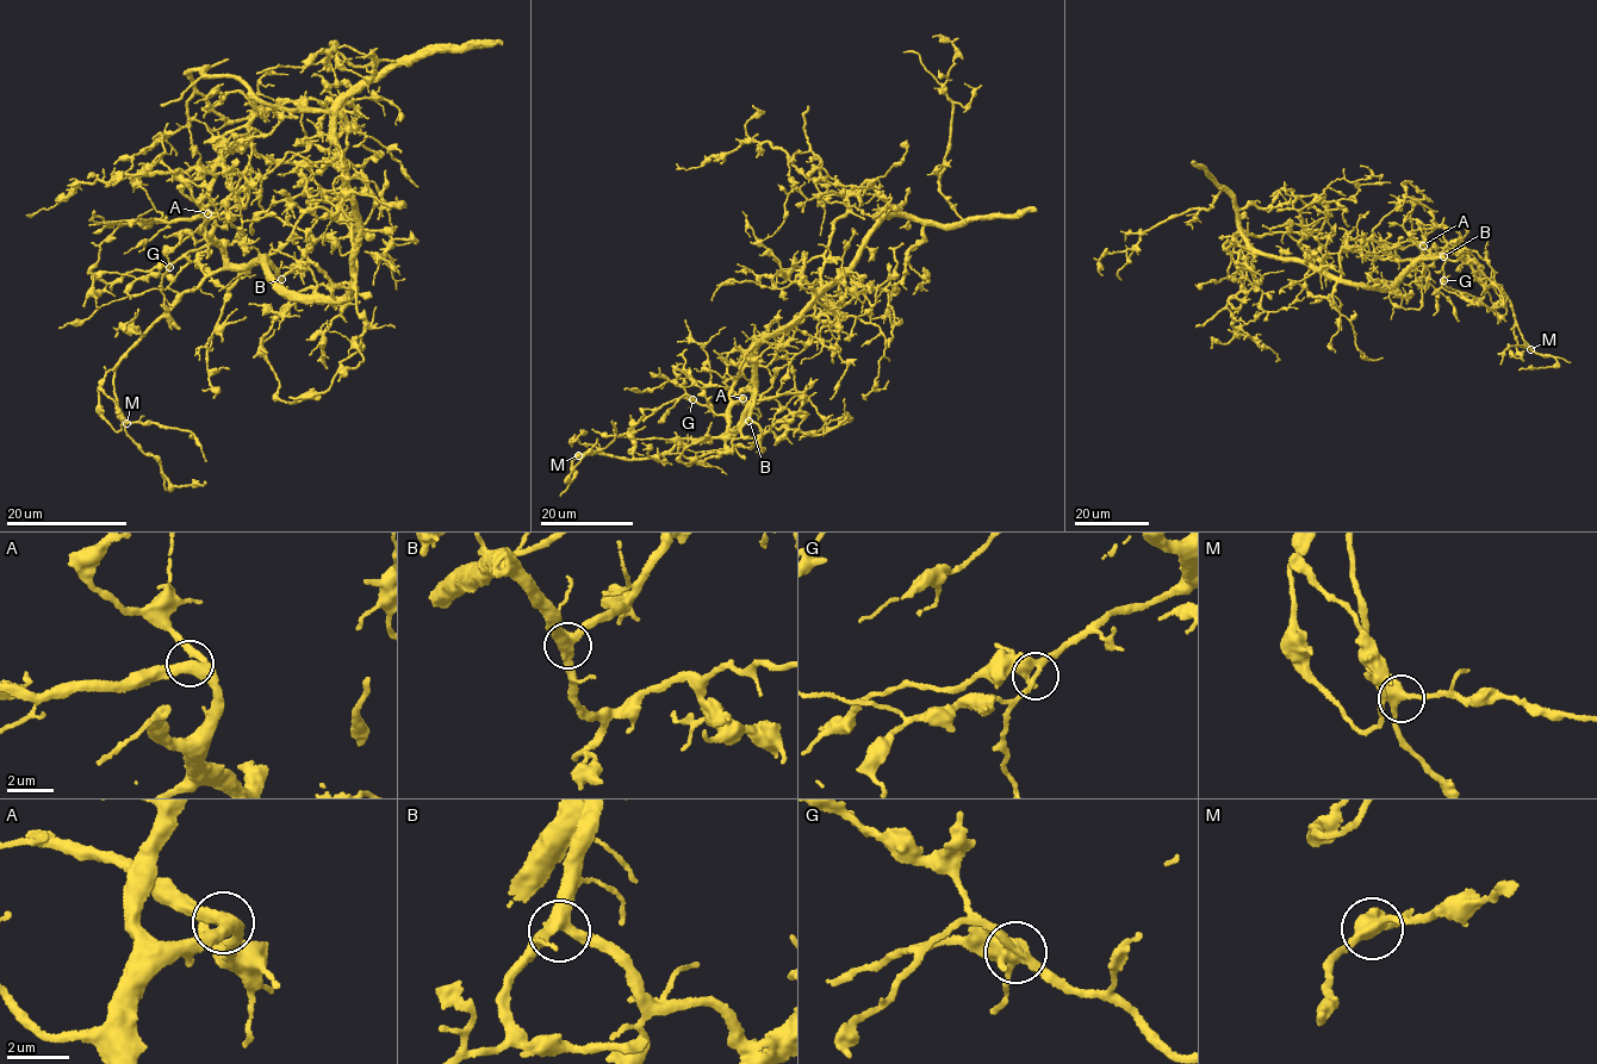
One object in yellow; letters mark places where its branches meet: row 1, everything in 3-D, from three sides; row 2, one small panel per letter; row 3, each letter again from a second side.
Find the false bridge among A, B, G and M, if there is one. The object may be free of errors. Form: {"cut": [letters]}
{"cut": []}

